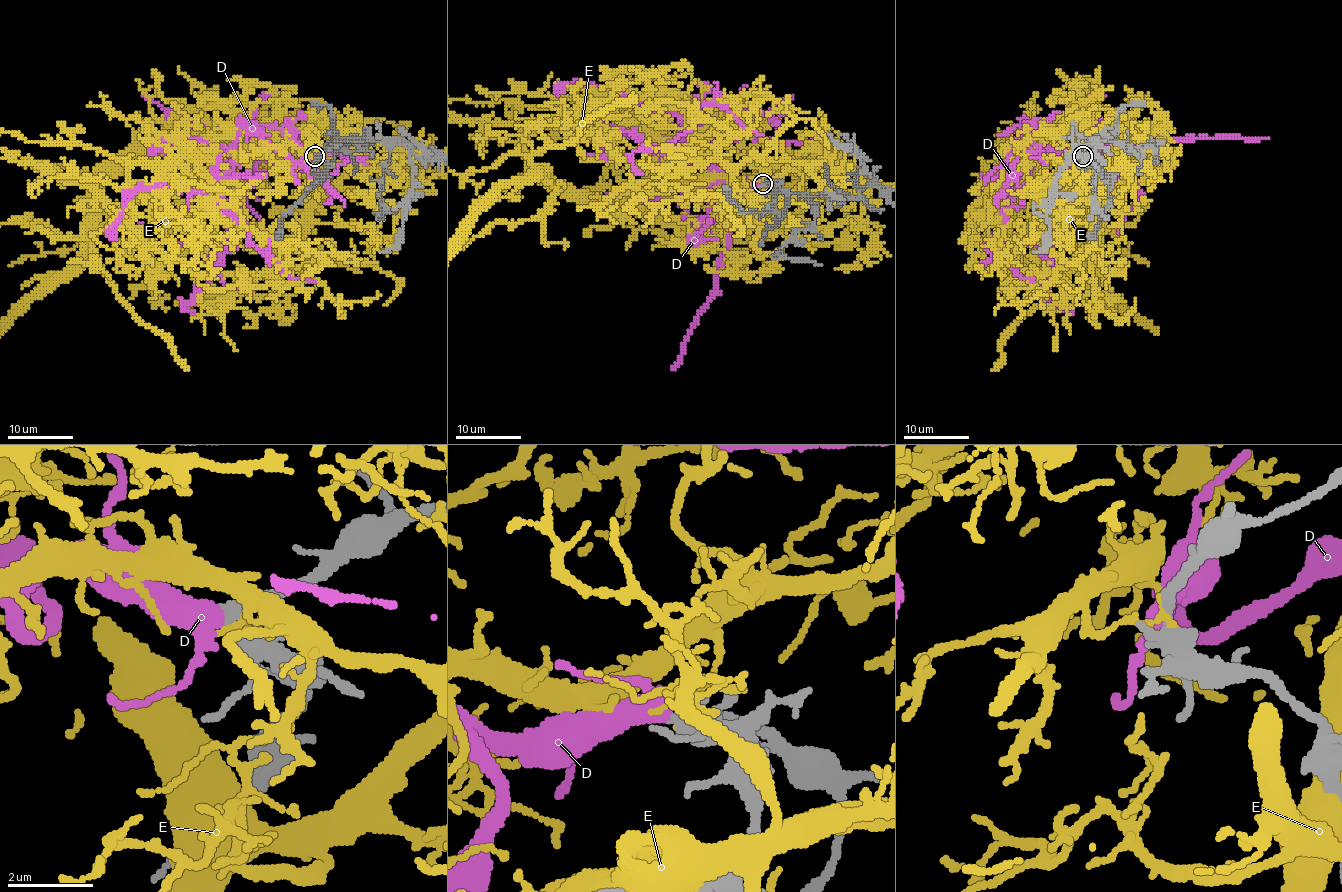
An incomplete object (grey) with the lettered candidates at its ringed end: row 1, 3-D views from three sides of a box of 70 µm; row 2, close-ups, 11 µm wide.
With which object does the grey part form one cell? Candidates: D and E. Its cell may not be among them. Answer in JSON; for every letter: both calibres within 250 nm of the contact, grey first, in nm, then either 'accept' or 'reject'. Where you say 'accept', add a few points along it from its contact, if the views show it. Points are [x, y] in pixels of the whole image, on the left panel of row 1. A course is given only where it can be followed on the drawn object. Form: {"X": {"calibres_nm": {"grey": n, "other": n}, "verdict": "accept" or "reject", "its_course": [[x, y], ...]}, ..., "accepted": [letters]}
{"D": {"calibres_nm": {"grey": 320, "other": 400}, "verdict": "accept", "its_course": [[314, 156], [270, 145], [241, 150], [234, 168], [203, 189], [291, 277], [314, 280]]}, "E": {"calibres_nm": {"grey": 420, "other": 160}, "verdict": "reject"}, "accepted": ["D"]}

